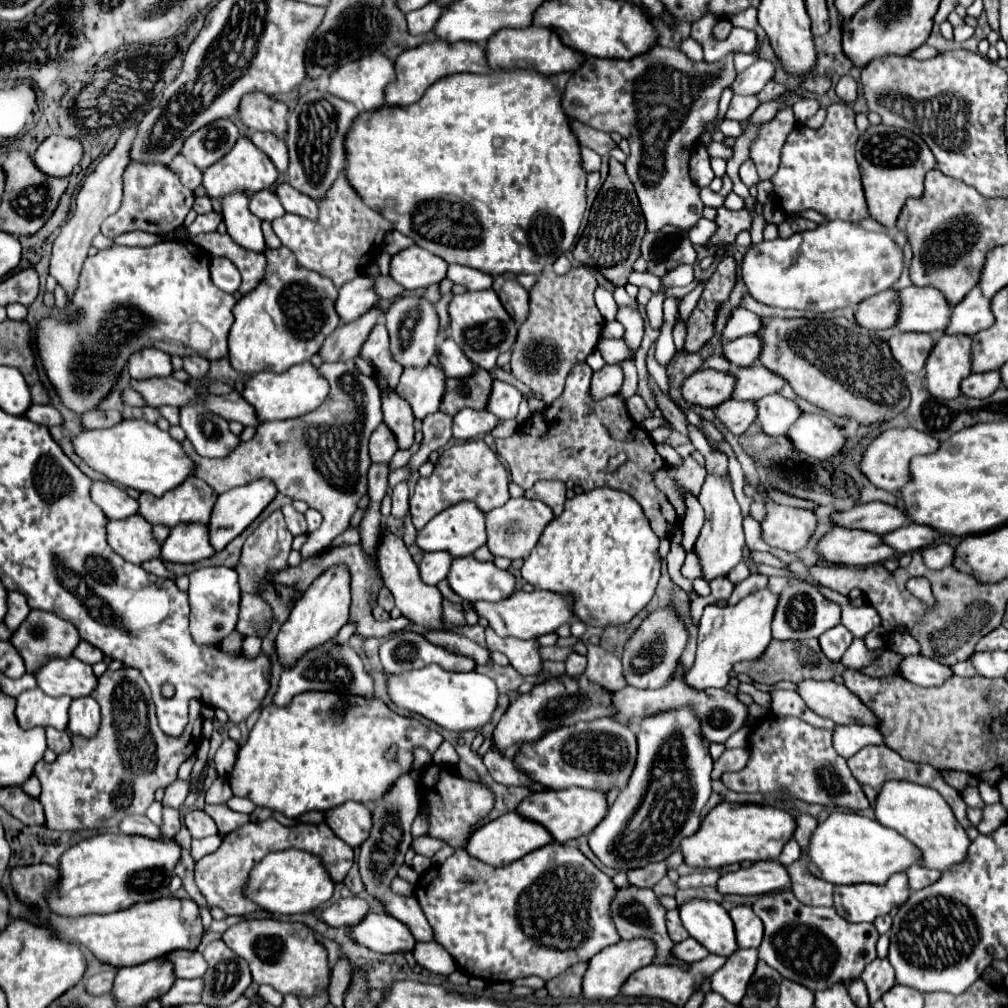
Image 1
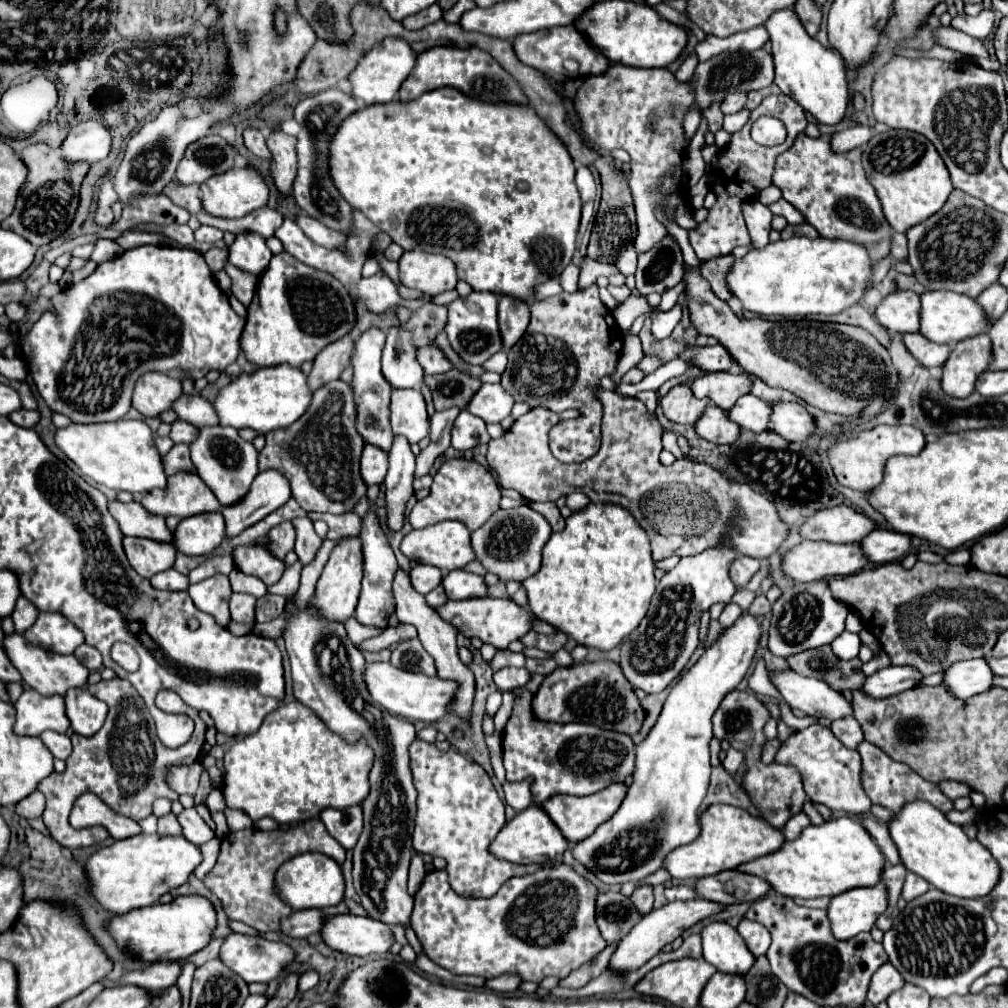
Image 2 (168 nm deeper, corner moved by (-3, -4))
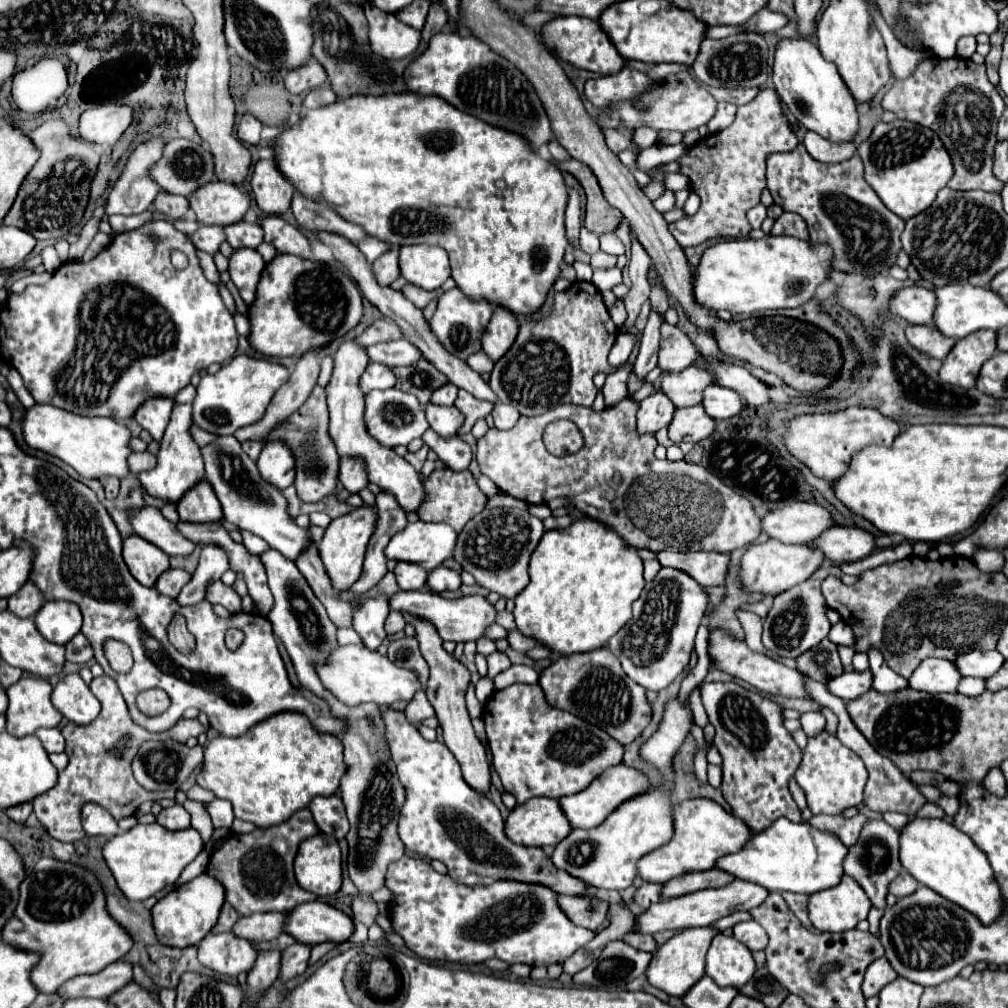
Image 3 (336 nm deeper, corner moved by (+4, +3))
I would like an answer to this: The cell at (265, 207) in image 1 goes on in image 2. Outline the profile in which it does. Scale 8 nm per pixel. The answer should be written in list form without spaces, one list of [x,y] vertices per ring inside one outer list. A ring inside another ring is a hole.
[[[268,206],[260,208],[258,212],[252,212],[250,216],[232,220],[214,218],[214,216],[206,212],[202,212],[199,215],[199,220],[201,224],[216,226],[216,228],[220,228],[222,232],[230,232],[230,234],[234,234],[234,236],[244,234],[244,232],[254,232],[254,234],[260,234],[262,238],[274,236],[276,228],[280,228],[282,222],[284,222],[282,214],[276,212],[276,210],[272,210],[272,208],[268,208]]]

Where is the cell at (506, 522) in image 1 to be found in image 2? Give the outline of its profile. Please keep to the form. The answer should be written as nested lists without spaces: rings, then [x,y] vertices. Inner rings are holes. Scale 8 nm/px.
[[[518,506],[512,510],[498,510],[490,516],[482,528],[472,532],[472,548],[476,560],[486,568],[486,572],[496,574],[502,582],[524,582],[528,576],[538,572],[542,560],[542,548],[548,542],[552,530],[550,524],[534,512],[530,506]]]

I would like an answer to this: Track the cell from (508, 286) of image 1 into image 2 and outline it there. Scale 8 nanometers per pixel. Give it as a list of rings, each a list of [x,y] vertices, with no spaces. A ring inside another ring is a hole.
[[[500,296],[498,300],[498,328],[502,332],[504,350],[512,348],[522,334],[526,332],[530,322],[530,308],[524,302],[518,302],[510,296]]]

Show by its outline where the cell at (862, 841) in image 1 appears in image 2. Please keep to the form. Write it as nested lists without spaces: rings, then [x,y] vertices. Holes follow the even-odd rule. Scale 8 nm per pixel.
[[[848,816],[824,822],[820,826],[810,824],[796,840],[786,840],[782,848],[772,854],[760,856],[752,862],[740,864],[738,870],[764,878],[770,888],[790,898],[818,898],[838,896],[846,890],[860,886],[874,886],[880,882],[880,874],[886,860],[880,854],[874,840],[864,826]]]

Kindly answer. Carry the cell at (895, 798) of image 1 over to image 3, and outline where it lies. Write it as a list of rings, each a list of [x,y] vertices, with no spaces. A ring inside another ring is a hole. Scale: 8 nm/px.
[[[913,817],[901,829],[899,847],[899,861],[903,869],[909,871],[921,885],[975,913],[985,925],[995,921],[995,917],[1001,913],[1001,893],[987,855],[955,825],[949,825],[943,819]]]

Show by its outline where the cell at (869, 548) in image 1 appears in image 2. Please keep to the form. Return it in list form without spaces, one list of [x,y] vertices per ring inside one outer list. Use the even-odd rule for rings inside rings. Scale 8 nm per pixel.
[[[802,540],[798,546],[790,548],[786,554],[780,556],[782,574],[792,582],[814,582],[814,580],[820,580],[820,578],[856,574],[866,564],[868,564],[868,560],[862,556],[858,544],[828,544],[828,542]]]

